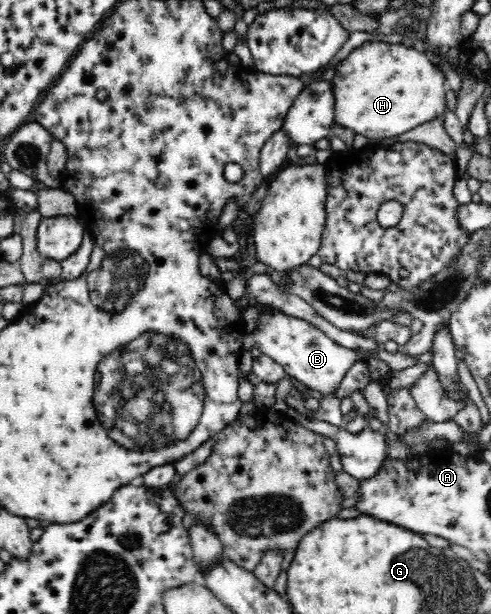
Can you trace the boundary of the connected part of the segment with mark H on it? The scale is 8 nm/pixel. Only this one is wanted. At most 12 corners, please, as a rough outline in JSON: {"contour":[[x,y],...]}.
{"contour":[[368,41],[331,81],[335,121],[374,139],[445,119],[445,72]]}

